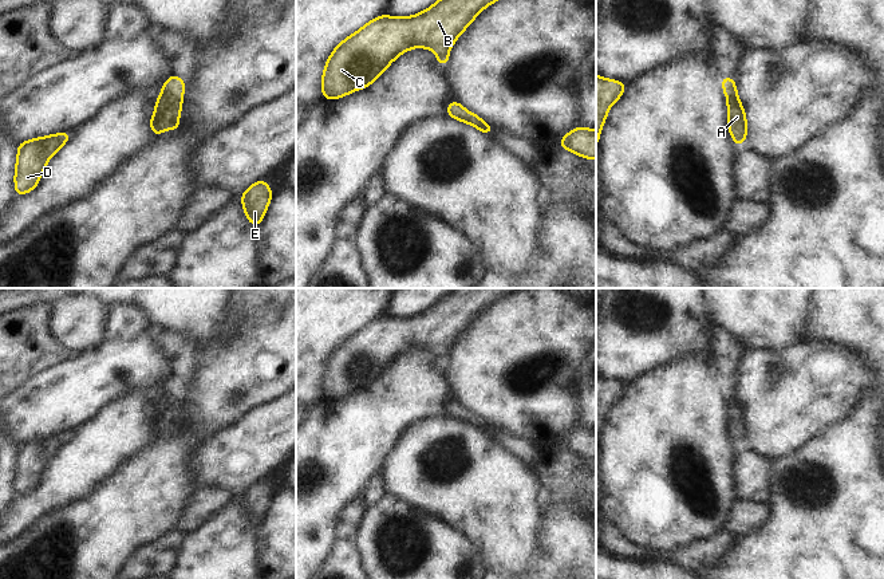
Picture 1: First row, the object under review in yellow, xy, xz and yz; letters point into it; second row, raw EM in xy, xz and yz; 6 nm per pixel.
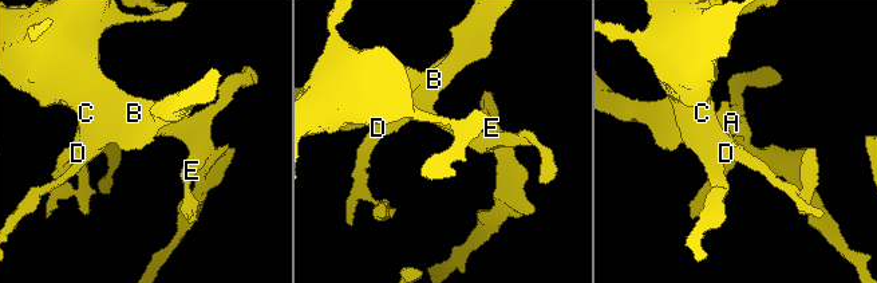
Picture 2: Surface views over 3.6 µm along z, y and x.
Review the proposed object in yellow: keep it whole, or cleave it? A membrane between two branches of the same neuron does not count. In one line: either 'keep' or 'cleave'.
keep

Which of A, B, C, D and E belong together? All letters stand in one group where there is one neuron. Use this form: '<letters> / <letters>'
A B C D E

